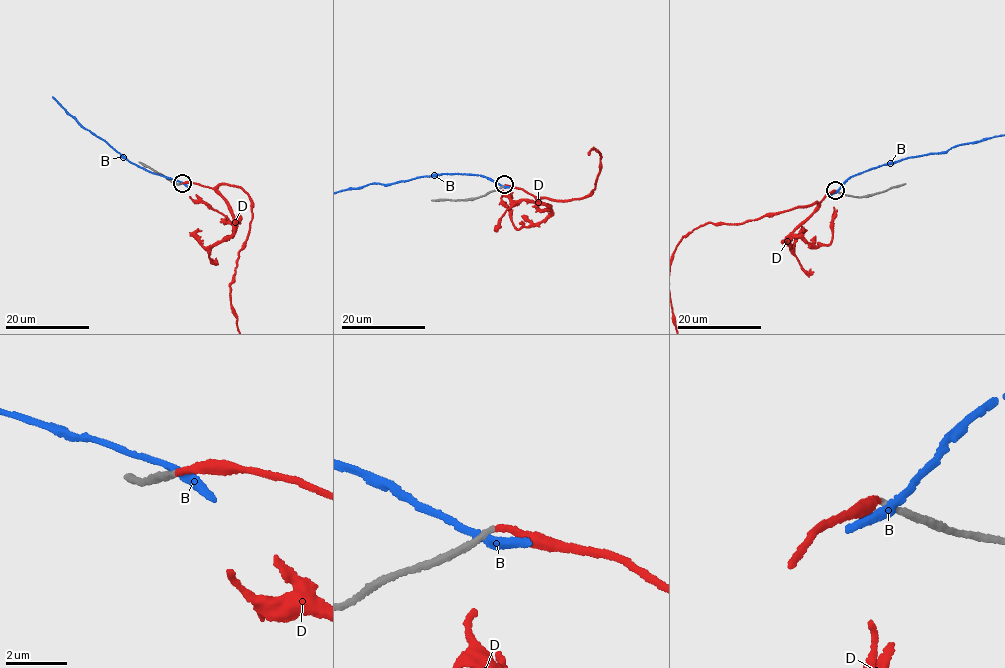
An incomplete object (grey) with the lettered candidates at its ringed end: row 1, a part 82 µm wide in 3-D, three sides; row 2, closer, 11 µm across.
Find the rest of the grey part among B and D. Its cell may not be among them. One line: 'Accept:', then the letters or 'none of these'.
Accept: D

